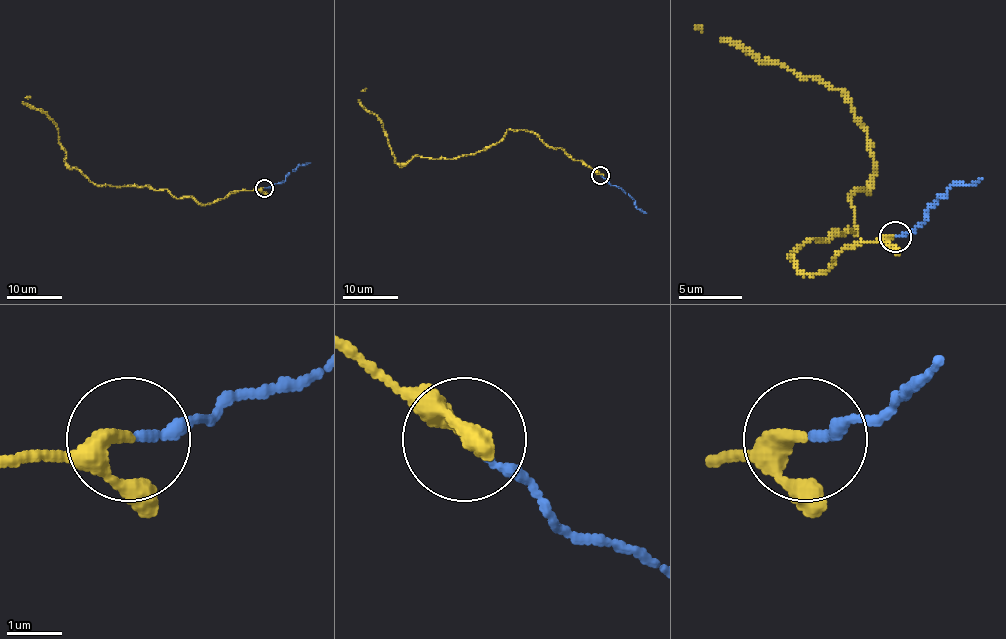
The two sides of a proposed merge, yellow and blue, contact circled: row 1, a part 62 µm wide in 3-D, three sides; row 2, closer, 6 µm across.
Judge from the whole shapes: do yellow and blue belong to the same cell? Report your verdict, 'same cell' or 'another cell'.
same cell

